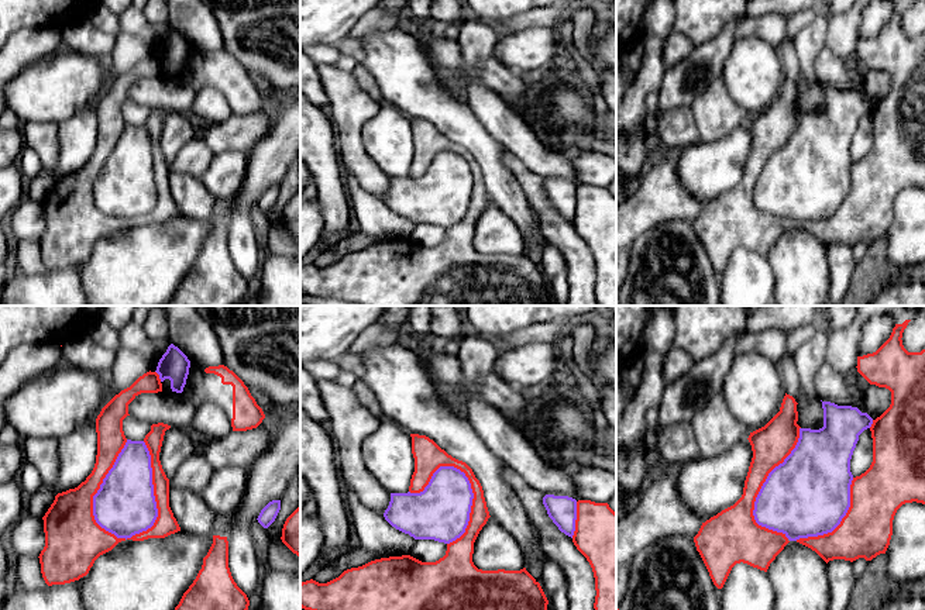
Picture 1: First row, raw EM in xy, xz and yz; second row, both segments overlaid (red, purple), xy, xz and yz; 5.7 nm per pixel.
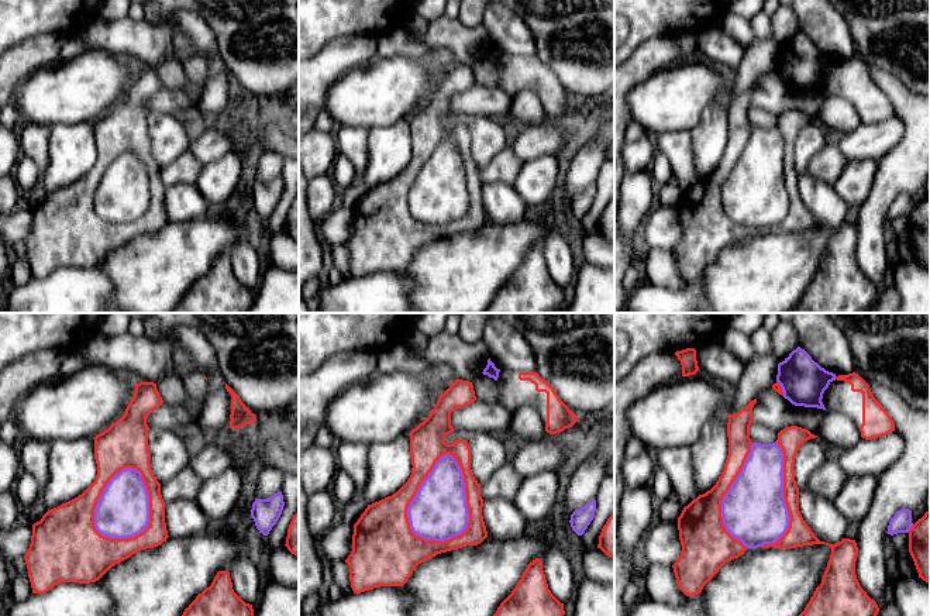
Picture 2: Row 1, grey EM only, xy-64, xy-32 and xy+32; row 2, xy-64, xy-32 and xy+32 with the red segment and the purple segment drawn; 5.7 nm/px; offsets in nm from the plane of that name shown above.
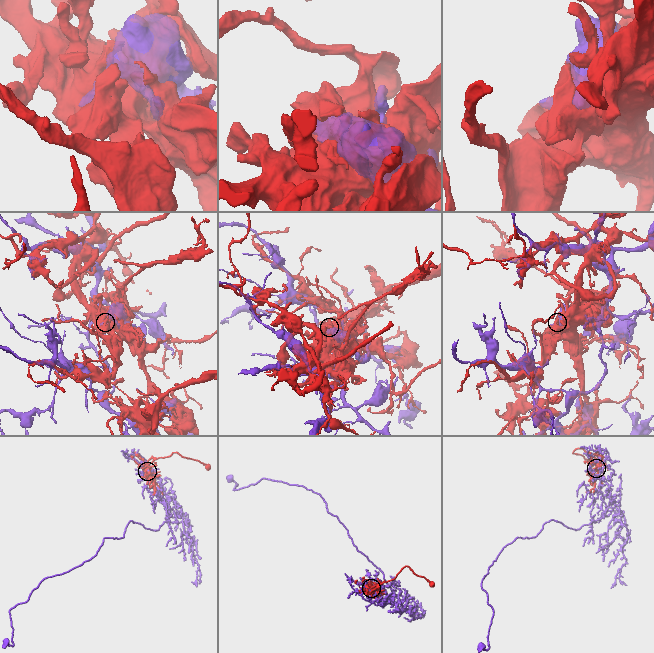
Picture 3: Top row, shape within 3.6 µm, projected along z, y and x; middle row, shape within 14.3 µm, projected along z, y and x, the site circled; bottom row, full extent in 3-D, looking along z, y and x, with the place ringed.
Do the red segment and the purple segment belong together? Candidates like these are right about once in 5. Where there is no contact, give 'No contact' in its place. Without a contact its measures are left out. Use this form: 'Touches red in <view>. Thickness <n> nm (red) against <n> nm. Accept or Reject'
Touches red in xy. Thickness 10 nm (red) against 340 nm. Reject

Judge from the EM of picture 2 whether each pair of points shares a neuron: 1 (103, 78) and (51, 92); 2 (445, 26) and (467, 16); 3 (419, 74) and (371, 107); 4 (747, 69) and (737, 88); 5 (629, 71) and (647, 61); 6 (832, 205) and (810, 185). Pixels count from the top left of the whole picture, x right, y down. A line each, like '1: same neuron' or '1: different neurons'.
1: same neuron
2: different neurons
3: same neuron
4: same neuron
5: same neuron
6: same neuron

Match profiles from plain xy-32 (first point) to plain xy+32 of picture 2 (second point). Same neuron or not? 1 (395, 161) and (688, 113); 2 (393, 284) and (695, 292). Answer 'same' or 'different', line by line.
1: different
2: same

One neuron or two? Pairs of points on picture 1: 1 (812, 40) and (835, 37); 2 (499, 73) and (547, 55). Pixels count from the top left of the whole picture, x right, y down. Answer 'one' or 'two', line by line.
1: two
2: two

